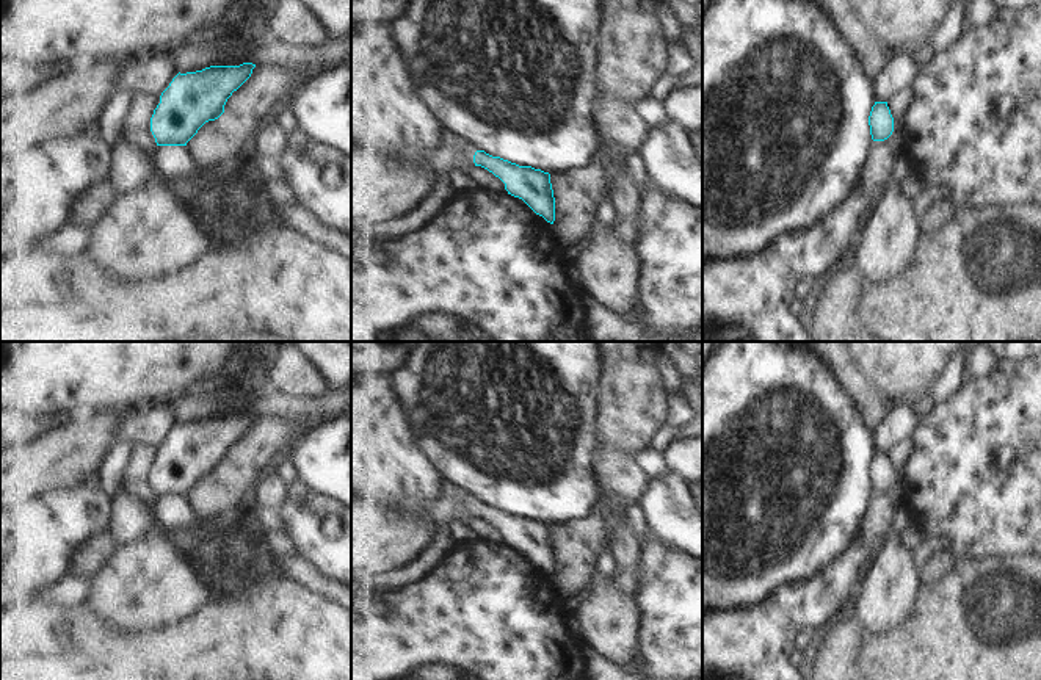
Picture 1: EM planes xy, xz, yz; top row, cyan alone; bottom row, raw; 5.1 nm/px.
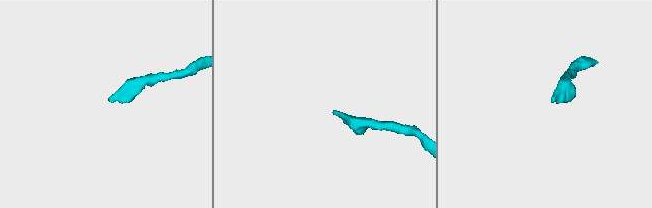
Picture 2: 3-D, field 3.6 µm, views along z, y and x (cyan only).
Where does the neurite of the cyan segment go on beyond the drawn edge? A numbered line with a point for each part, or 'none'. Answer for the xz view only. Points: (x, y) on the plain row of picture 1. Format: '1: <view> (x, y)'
1: xz (469, 500)

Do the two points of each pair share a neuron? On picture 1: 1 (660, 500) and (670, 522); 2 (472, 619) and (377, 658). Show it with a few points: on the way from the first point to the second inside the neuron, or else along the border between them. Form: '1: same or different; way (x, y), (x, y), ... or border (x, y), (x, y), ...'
1: same; way (665, 505), (670, 510), (670, 517)
2: same; way (449, 640), (431, 657), (400, 658)

